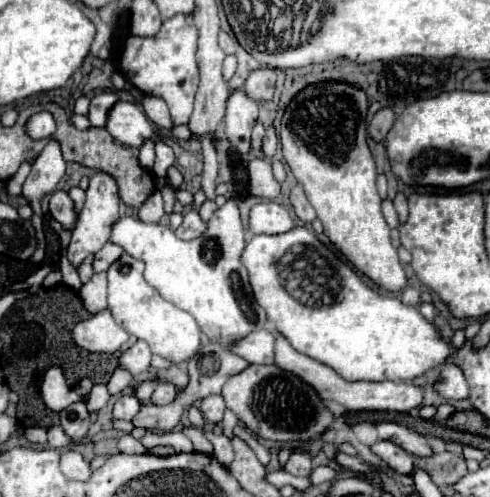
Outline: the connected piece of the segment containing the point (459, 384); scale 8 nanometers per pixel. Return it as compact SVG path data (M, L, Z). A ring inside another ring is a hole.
M448 363L442 369L440 379L434 383L434 387L446 399L466 399L468 397L468 383L462 375L462 369L454 363Z

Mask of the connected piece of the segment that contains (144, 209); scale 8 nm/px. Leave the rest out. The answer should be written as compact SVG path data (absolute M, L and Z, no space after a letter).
M154 191L154 193L144 201L144 205L138 209L138 217L140 217L140 221L144 221L144 223L158 223L158 221L162 221L162 217L164 217L164 207L162 207L162 195L160 195L160 191Z

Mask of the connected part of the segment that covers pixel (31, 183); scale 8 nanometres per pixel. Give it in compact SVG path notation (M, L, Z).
M50 139L50 143L42 149L42 153L32 161L32 173L28 175L22 193L36 215L42 215L40 199L56 189L58 181L64 177L64 171L66 161L62 157L60 143L56 139Z

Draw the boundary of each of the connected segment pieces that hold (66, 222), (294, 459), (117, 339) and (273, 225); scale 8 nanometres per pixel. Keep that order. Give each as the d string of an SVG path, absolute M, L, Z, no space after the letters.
M54 191L50 197L50 215L54 219L58 219L66 229L72 229L72 225L76 223L76 211L74 211L74 203L68 197L66 191Z
M292 453L292 455L290 455L290 461L286 463L284 469L286 469L290 475L296 475L296 477L306 477L306 475L310 475L310 471L312 471L310 455L306 455L306 453Z
M108 309L80 321L74 327L74 337L78 347L98 353L114 353L128 341L128 333L114 321Z
M264 201L250 209L250 217L248 217L250 233L276 235L276 233L286 233L292 227L294 227L294 221L286 211L286 207L274 201Z

